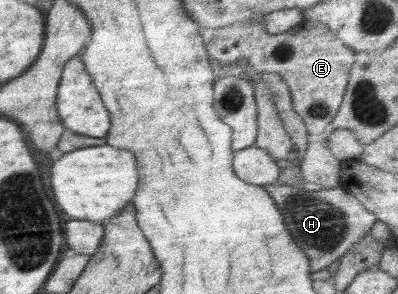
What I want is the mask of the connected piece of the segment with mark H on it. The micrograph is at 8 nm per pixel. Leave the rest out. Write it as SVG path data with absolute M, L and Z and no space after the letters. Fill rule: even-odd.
M277 182L263 187L280 210L290 236L308 257L312 273L340 260L377 220L373 212L340 186L306 191L299 184L288 186Z

